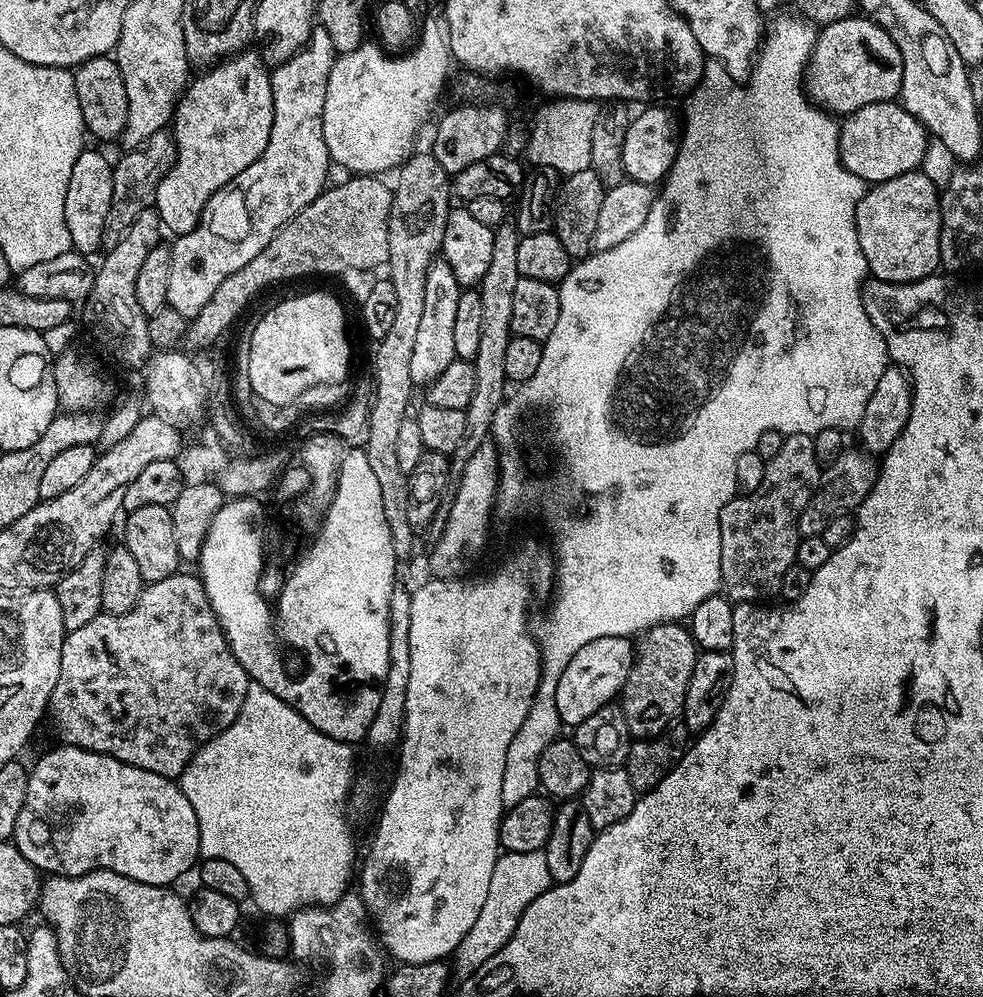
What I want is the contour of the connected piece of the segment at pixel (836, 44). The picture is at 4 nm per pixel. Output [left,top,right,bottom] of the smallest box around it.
[804,14,903,114]

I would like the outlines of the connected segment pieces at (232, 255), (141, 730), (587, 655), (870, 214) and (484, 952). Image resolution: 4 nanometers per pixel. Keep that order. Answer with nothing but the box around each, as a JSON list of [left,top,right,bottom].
[[167,27,337,318],[50,570,250,778],[554,636,633,726],[856,170,941,284],[455,851,553,978]]

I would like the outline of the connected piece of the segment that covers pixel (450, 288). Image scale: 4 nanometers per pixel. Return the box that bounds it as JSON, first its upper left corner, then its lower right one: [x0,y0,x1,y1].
[410,258,462,386]

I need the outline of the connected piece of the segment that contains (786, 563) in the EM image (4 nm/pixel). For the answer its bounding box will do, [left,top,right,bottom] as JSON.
[720,432,822,602]

